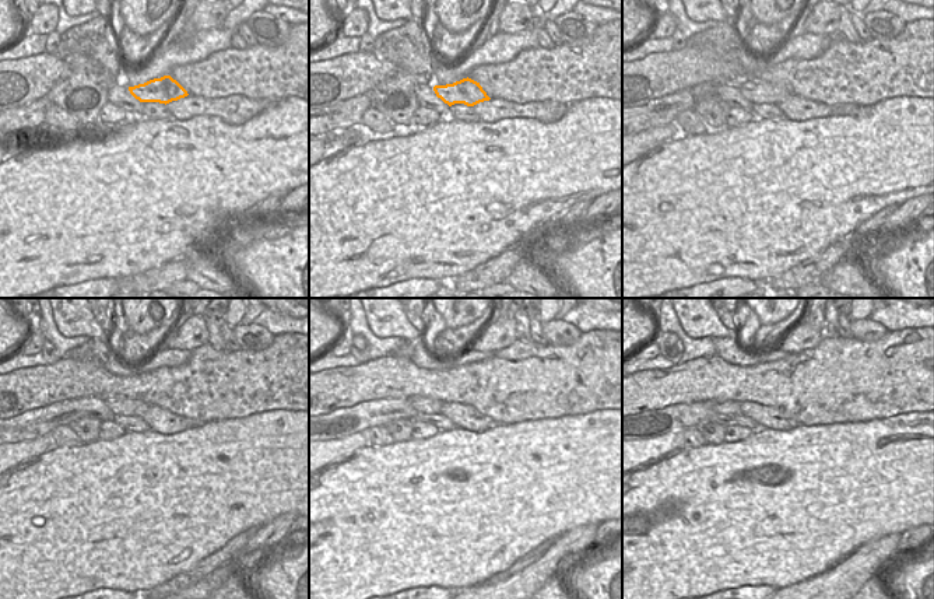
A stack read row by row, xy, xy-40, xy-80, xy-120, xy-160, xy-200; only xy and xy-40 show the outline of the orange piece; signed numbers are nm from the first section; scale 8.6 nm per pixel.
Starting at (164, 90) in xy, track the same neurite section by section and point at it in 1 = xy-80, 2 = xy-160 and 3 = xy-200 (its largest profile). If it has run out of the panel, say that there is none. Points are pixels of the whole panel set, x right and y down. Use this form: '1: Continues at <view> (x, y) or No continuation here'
1: Continues at xy-80 (757, 91)
2: Continues at xy-160 (422, 405)
3: Continues at xy-200 (729, 406).

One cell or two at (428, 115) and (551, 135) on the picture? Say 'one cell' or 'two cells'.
two cells

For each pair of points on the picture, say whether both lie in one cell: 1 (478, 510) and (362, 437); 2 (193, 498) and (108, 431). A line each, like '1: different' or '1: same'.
1: different
2: different

